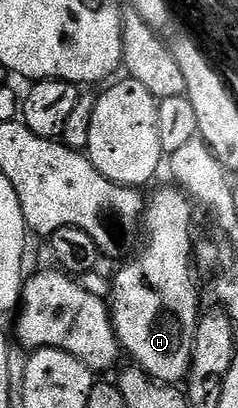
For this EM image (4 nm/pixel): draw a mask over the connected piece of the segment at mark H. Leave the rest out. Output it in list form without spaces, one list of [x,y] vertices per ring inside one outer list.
[[[183,190],[160,191],[153,199],[147,200],[142,216],[142,235],[144,231],[144,248],[133,257],[129,263],[124,263],[120,267],[120,272],[114,275],[114,286],[110,296],[110,310],[112,313],[112,328],[116,334],[117,341],[120,342],[123,354],[128,355],[133,364],[144,371],[148,376],[158,383],[179,384],[187,380],[188,370],[192,364],[192,346],[194,345],[194,333],[196,326],[200,323],[202,306],[200,307],[200,291],[196,288],[196,275],[192,272],[192,263],[194,264],[194,242],[192,243],[192,207],[189,196]]]

